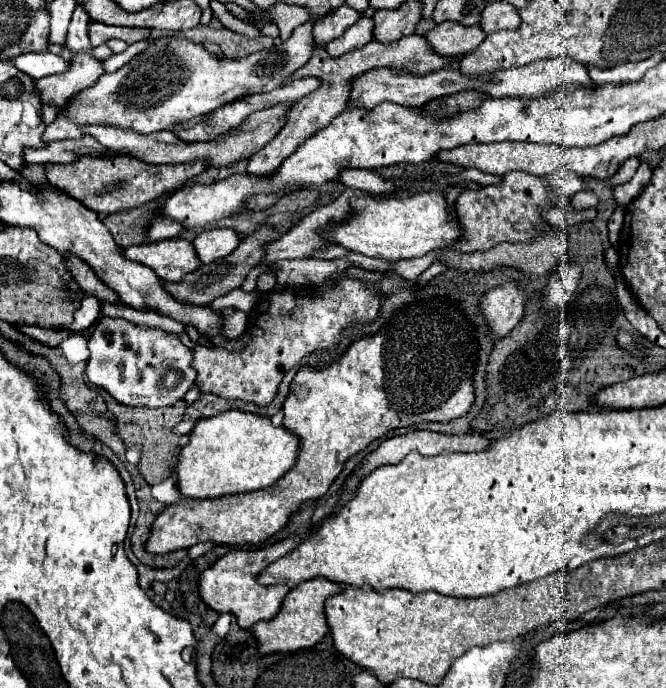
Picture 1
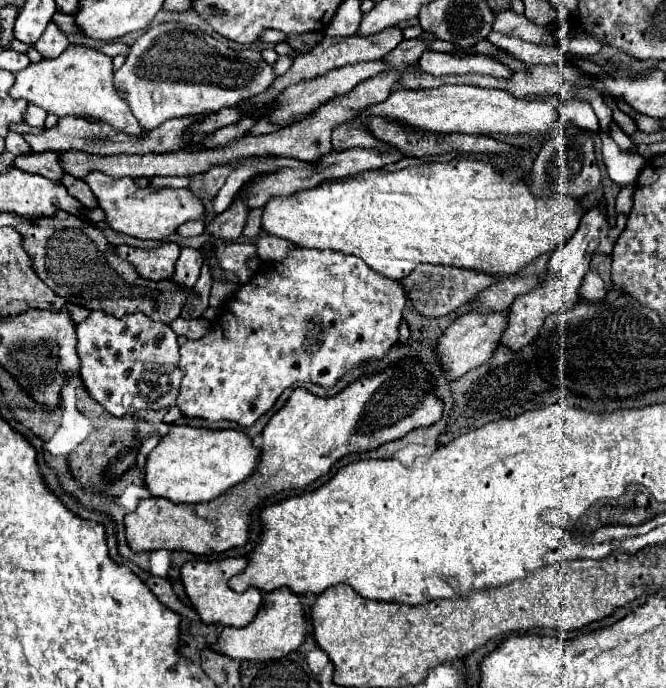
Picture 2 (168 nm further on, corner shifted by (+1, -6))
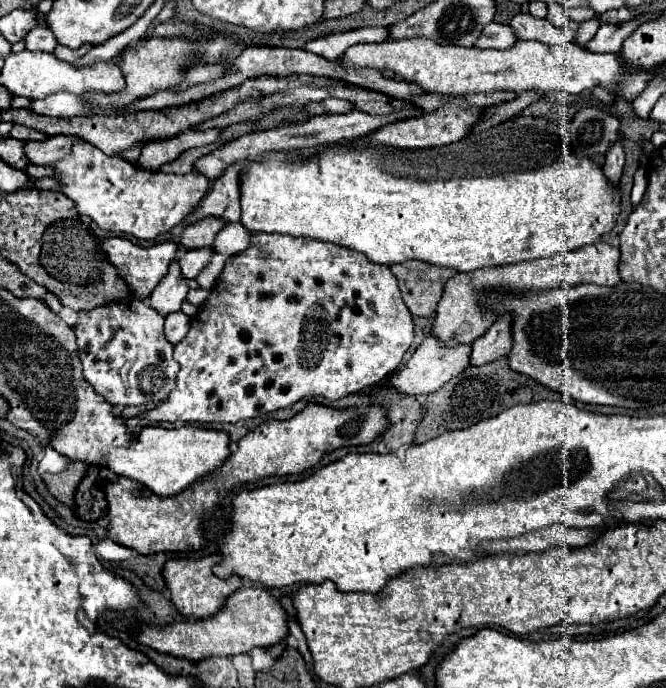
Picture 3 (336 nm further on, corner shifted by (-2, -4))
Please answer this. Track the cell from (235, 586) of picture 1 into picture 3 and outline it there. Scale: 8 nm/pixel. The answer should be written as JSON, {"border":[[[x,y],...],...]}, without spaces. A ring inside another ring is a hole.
{"border":[[[212,554],[204,558],[176,558],[176,560],[172,558],[164,564],[162,576],[166,588],[170,590],[170,600],[184,618],[208,618],[216,614],[222,608],[222,602],[242,586],[238,576],[230,576],[226,580],[214,576],[212,566],[216,562],[220,562],[220,554]]]}

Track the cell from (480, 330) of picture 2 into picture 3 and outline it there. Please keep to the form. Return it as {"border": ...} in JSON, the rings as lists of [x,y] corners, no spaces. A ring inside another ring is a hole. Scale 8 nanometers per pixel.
{"border":[[[428,336],[418,346],[418,350],[412,354],[412,358],[406,362],[406,366],[386,378],[384,386],[392,388],[400,394],[422,396],[422,394],[436,392],[442,384],[446,384],[448,380],[458,376],[466,366],[470,366],[470,348],[468,348],[468,344],[458,344],[458,346],[446,348],[446,346],[438,346],[438,340]]]}

